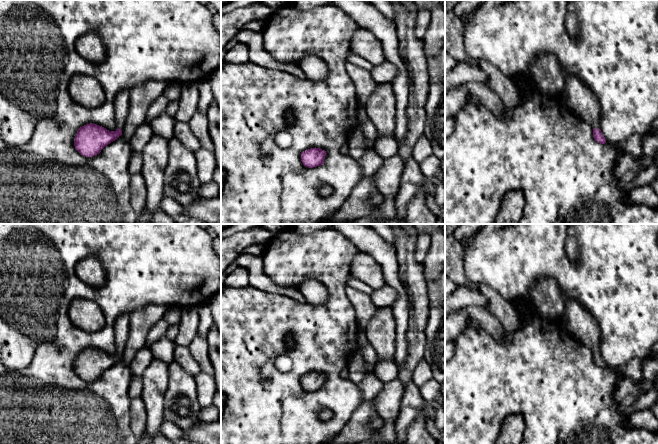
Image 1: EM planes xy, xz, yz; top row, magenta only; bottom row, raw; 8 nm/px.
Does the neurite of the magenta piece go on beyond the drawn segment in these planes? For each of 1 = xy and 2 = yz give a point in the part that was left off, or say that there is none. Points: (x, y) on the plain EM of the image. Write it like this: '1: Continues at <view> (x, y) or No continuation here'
1: Continues at xy (121, 330)
2: Continues at yz (577, 320)

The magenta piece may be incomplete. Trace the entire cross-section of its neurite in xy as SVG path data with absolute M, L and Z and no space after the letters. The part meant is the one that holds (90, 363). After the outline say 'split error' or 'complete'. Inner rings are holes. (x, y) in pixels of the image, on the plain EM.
M121 315L114 327L117 353L109 355L106 352L89 347L80 351L74 363L75 373L85 381L93 381L122 359L122 354L128 339L130 316Z | split error

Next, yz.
M567 300L562 321L573 337L593 351L595 365L605 368L599 350L599 326L594 317L578 301Z | split error

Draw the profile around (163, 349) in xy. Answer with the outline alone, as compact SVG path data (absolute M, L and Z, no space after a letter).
M166 336L154 342L150 347L154 358L168 364L174 361L174 349L175 343L169 340Z

